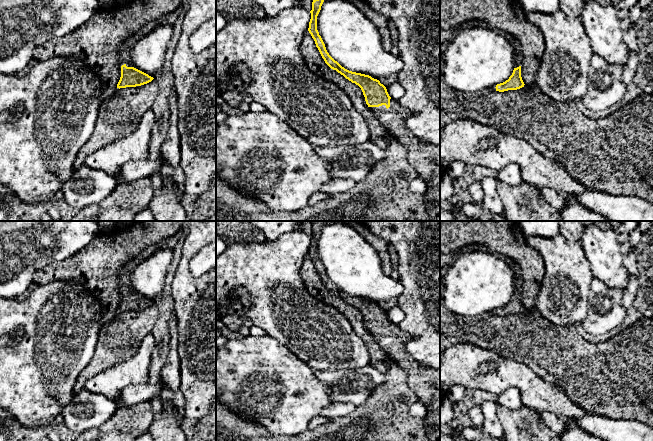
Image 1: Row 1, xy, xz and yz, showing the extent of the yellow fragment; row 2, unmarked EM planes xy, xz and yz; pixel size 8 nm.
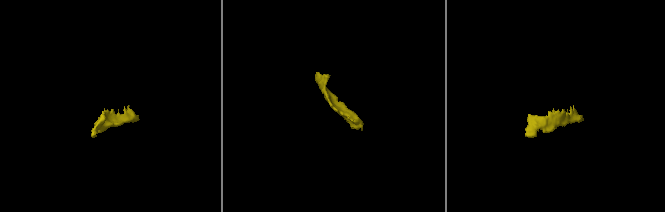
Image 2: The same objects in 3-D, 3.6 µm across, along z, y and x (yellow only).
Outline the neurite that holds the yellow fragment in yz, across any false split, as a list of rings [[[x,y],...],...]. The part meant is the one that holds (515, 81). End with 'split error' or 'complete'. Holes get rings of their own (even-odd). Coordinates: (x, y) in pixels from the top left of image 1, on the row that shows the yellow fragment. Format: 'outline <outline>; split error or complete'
outline [[[499,32],[499,33],[503,35],[506,38],[506,40],[509,43],[511,43],[512,46],[514,47],[515,68],[508,80],[496,85],[495,87],[496,91],[504,92],[508,90],[520,89],[525,85],[521,77],[521,65],[522,65],[523,54],[522,54],[520,42],[510,33],[506,33],[506,32]]]; split error

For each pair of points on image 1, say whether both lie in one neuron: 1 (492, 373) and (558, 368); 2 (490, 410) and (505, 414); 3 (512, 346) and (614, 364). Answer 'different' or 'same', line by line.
1: different
2: different
3: same

